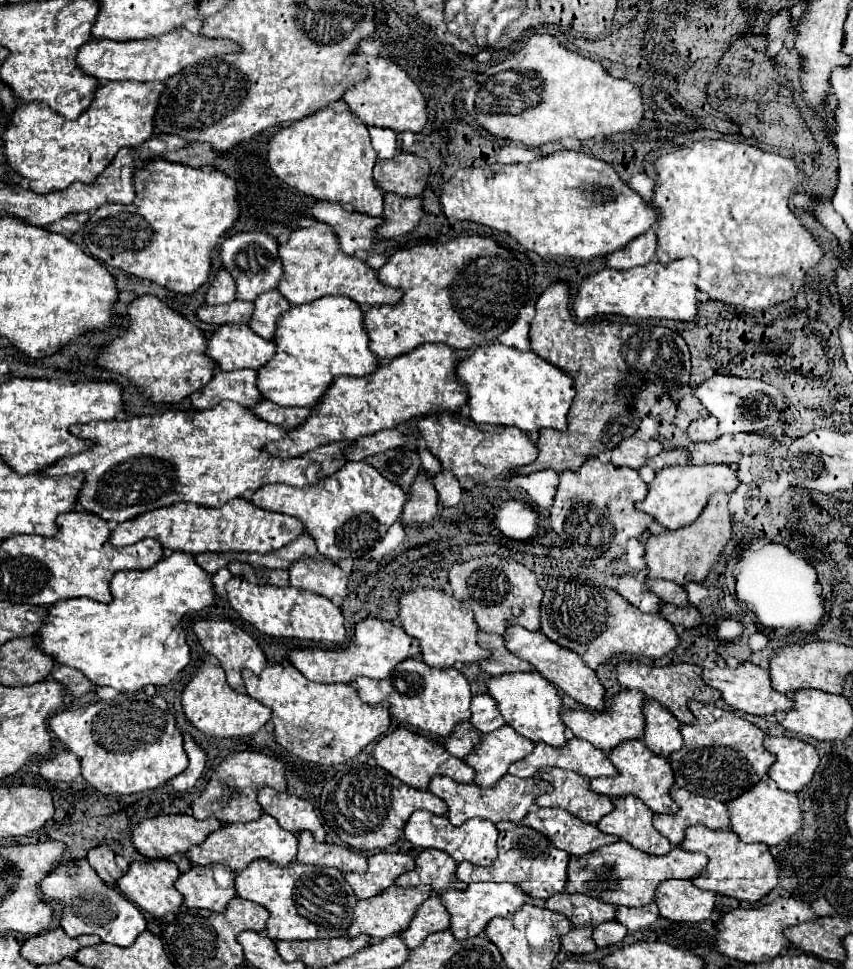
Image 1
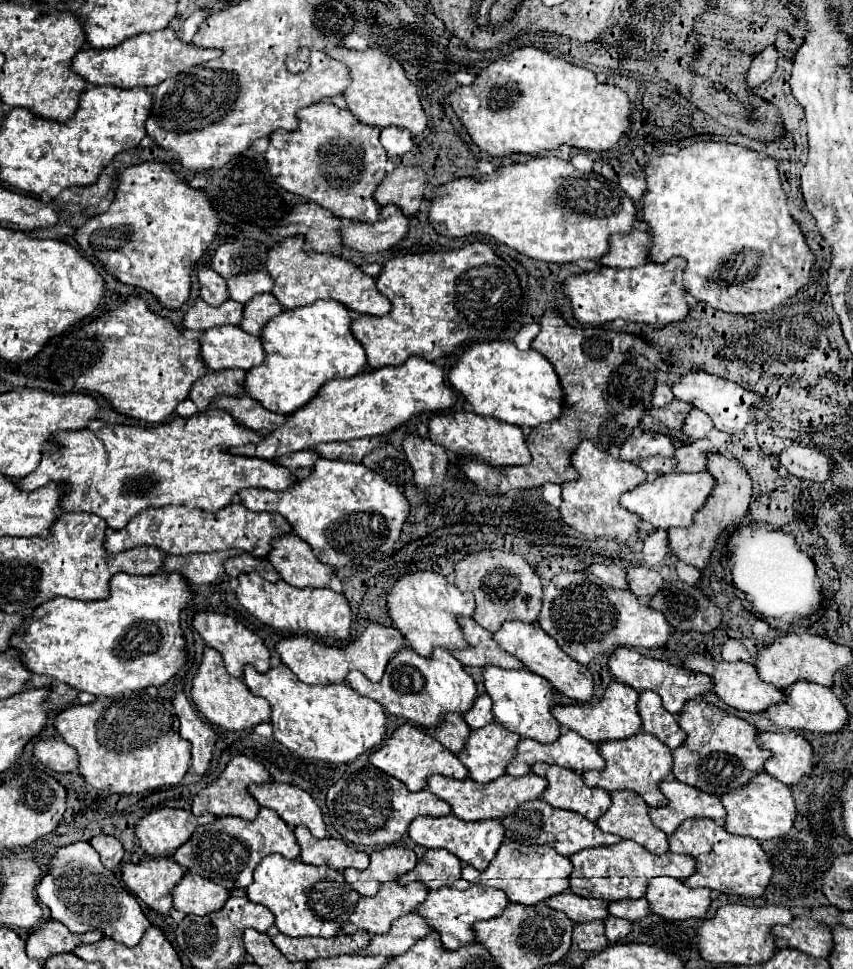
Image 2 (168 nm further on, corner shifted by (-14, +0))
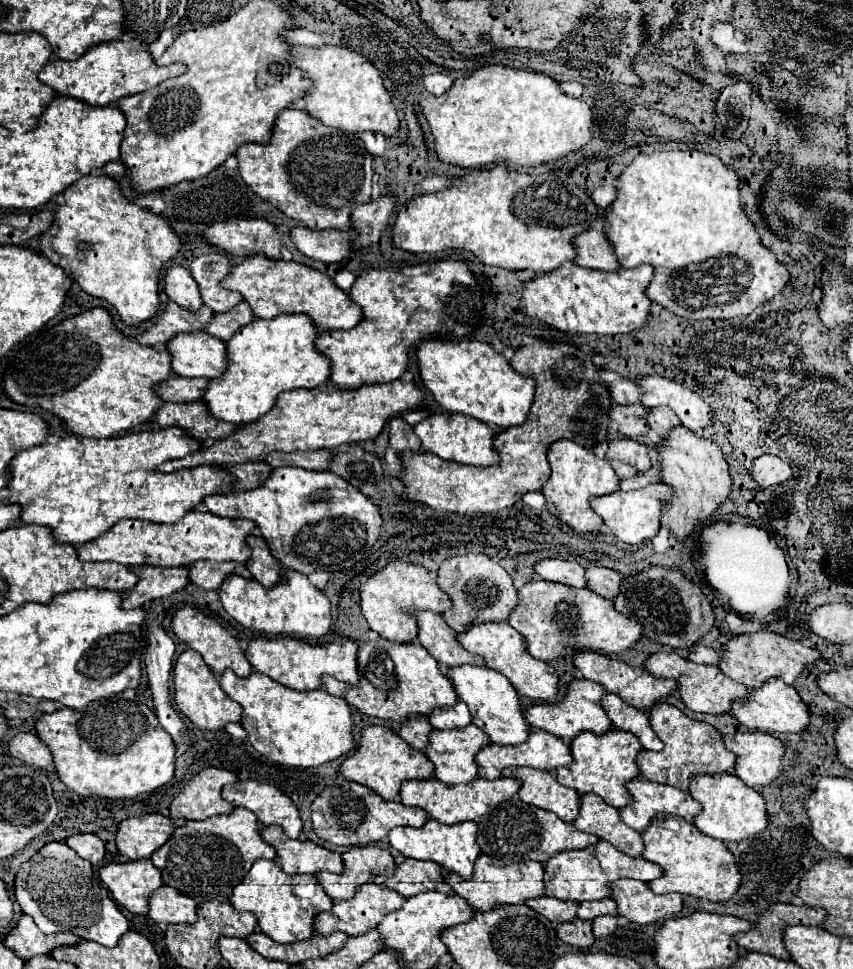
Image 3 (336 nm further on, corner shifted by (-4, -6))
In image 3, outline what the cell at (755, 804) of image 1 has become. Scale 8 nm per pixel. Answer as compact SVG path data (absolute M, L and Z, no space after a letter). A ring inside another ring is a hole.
M725 773L725 775L693 775L689 793L701 803L701 813L693 819L693 825L705 833L707 837L721 839L721 841L741 841L749 839L757 833L761 833L767 827L767 809L763 797L747 787L743 781L737 781L737 777Z

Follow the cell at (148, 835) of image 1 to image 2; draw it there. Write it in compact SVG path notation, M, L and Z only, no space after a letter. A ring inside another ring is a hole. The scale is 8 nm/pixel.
M157 809L137 821L135 833L141 849L151 857L163 857L165 853L177 851L199 825L209 825L215 815L193 815L185 809Z

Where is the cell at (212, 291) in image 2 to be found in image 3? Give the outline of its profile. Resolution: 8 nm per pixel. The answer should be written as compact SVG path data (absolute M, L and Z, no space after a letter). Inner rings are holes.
M181 265L169 267L165 271L165 275L163 275L163 281L165 281L163 291L177 305L181 305L181 307L185 307L189 311L199 309L203 305L197 283L193 281L193 277L189 275L189 271L185 267L181 267Z

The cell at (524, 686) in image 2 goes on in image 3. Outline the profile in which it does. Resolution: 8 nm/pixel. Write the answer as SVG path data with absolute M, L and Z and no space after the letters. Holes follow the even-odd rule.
M457 665L447 671L455 693L461 701L469 707L471 723L477 725L481 731L487 733L491 743L497 745L519 745L529 737L529 723L523 717L523 705L519 703L519 695L513 685L497 671L487 667L473 667L473 665Z

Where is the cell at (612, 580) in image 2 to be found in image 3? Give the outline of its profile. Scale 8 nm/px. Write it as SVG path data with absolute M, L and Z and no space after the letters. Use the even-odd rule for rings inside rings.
M541 559L533 565L533 569L545 581L565 583L571 587L585 587L585 569L577 561Z

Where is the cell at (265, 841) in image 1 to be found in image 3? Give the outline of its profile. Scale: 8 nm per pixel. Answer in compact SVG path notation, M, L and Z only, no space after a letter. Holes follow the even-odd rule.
M235 807L229 815L187 821L185 825L177 827L169 841L165 841L165 845L151 855L151 863L161 871L165 885L193 897L197 903L211 899L229 901L233 887L243 881L257 859L275 859L275 849L261 839L259 831L261 823L257 817L243 807Z

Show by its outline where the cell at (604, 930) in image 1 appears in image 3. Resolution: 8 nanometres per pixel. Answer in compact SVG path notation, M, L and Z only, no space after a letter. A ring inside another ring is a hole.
M601 915L601 917L593 919L593 935L597 939L611 935L615 931L615 927L617 927L617 917L615 915Z

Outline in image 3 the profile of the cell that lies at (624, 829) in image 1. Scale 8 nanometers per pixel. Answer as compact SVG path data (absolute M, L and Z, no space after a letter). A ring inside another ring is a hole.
M593 793L581 795L579 815L573 821L573 825L583 833L591 833L599 839L609 841L613 847L617 847L629 857L639 857L643 851L641 833L627 827L621 821L619 811Z

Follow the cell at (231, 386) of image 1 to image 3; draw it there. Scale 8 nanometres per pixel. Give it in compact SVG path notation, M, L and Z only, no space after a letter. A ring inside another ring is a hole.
M169 377L165 383L155 385L155 393L163 401L183 403L183 401L199 401L205 393L209 379L185 379L185 377Z

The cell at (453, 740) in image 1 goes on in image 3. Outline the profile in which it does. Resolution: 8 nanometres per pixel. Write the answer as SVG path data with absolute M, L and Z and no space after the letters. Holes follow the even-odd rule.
M409 717L409 721L401 723L399 727L399 737L405 739L413 749L423 751L429 743L429 731L433 731L433 727L429 725L427 717Z

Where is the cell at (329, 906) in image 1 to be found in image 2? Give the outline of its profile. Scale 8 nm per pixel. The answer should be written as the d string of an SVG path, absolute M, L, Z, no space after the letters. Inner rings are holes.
M277 853L265 857L253 875L253 883L247 887L247 897L253 903L263 903L269 907L275 915L277 929L287 937L333 937L343 929L343 923L351 917L351 911L355 909L355 903L359 901L359 893L349 887L349 883L343 879L343 873L329 869L329 867L315 867L307 865L299 859L291 861Z

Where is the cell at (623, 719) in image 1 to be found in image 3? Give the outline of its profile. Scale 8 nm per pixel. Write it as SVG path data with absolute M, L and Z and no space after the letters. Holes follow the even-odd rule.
M573 679L567 685L565 697L559 699L557 703L541 703L541 705L531 705L523 711L525 721L533 727L533 729L543 729L547 733L553 733L557 737L561 737L565 743L569 743L577 733L581 731L593 731L593 733L607 733L611 729L611 721L605 715L603 707L599 705L601 695L605 695L605 689L601 685L597 685L595 681L587 681L587 679Z

